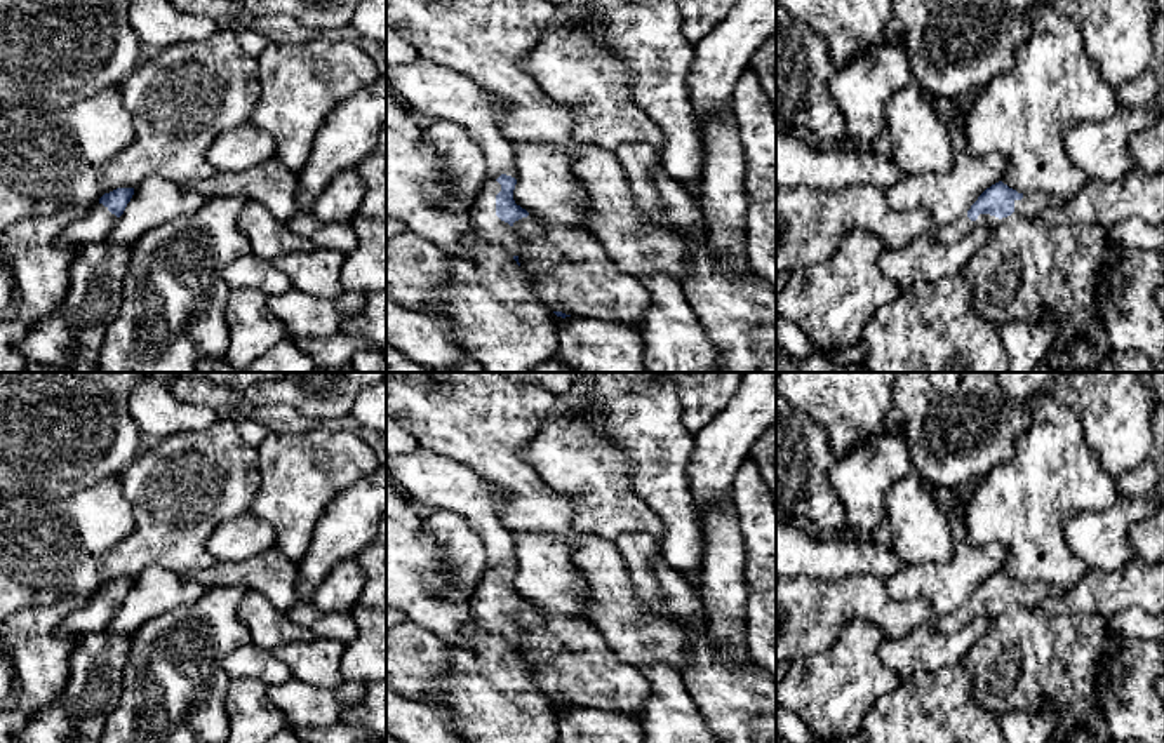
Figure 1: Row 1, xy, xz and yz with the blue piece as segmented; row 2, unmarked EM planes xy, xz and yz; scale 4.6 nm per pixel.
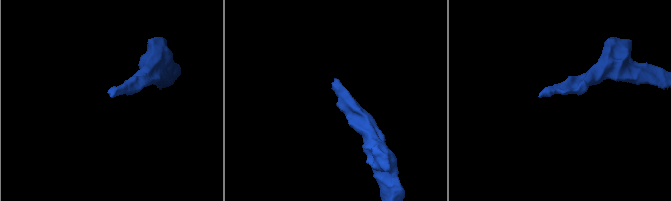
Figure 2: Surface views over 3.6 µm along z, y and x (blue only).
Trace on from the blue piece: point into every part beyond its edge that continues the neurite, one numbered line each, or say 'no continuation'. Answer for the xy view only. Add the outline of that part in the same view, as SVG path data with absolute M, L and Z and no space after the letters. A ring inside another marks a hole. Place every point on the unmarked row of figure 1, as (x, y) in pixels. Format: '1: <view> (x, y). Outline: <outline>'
1: xy (91, 618). Outline: M96 593L90 602L75 612L71 612L63 625L57 628L57 635L64 635L77 640L89 632L96 632L103 626L104 619L118 611L115 604L103 593Z

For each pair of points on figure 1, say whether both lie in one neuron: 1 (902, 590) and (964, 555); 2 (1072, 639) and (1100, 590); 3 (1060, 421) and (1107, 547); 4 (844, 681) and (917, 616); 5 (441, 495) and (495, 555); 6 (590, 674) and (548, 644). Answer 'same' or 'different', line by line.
1: same
2: different
3: different
4: different
5: same
6: same

